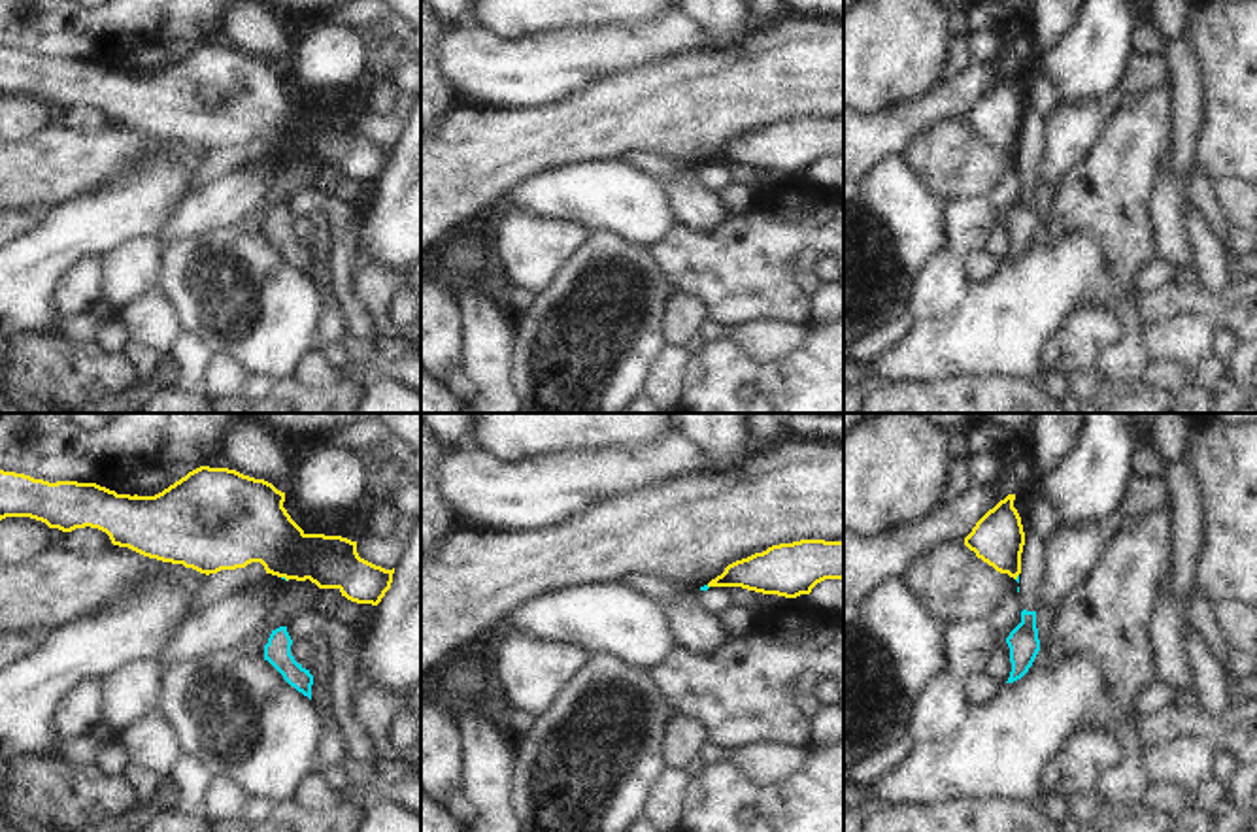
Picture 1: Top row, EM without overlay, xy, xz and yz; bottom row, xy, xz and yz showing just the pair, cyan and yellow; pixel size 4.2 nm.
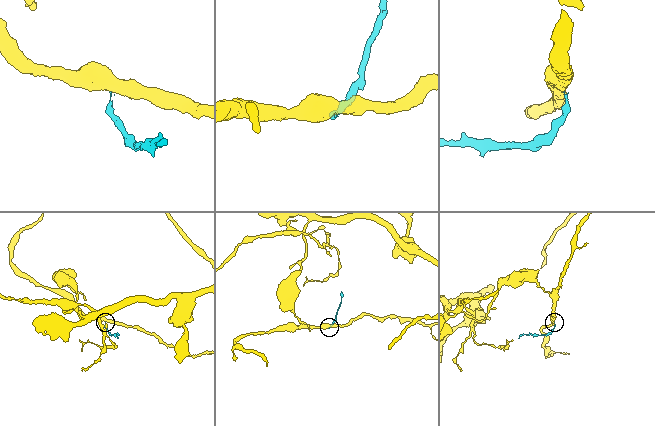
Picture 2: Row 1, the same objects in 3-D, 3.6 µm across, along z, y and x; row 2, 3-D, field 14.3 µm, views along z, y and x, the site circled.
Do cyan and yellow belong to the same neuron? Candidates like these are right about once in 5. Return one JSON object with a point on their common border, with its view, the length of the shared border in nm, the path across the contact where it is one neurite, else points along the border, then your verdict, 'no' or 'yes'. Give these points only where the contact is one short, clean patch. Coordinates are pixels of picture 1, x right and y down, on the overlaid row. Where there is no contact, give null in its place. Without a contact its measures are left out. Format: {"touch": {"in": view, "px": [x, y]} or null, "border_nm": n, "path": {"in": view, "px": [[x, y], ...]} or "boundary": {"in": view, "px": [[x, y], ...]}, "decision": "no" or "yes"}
{"touch": {"in": "xy", "px": [284, 578]}, "border_nm": 40, "boundary": {"in": "xy", "px": [[282, 576], [287, 580]]}, "decision": "no"}

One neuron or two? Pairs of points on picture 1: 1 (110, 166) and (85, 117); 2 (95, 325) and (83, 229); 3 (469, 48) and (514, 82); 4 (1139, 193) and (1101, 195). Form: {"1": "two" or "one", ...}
{"1": "two", "2": "one", "3": "one", "4": "one"}

